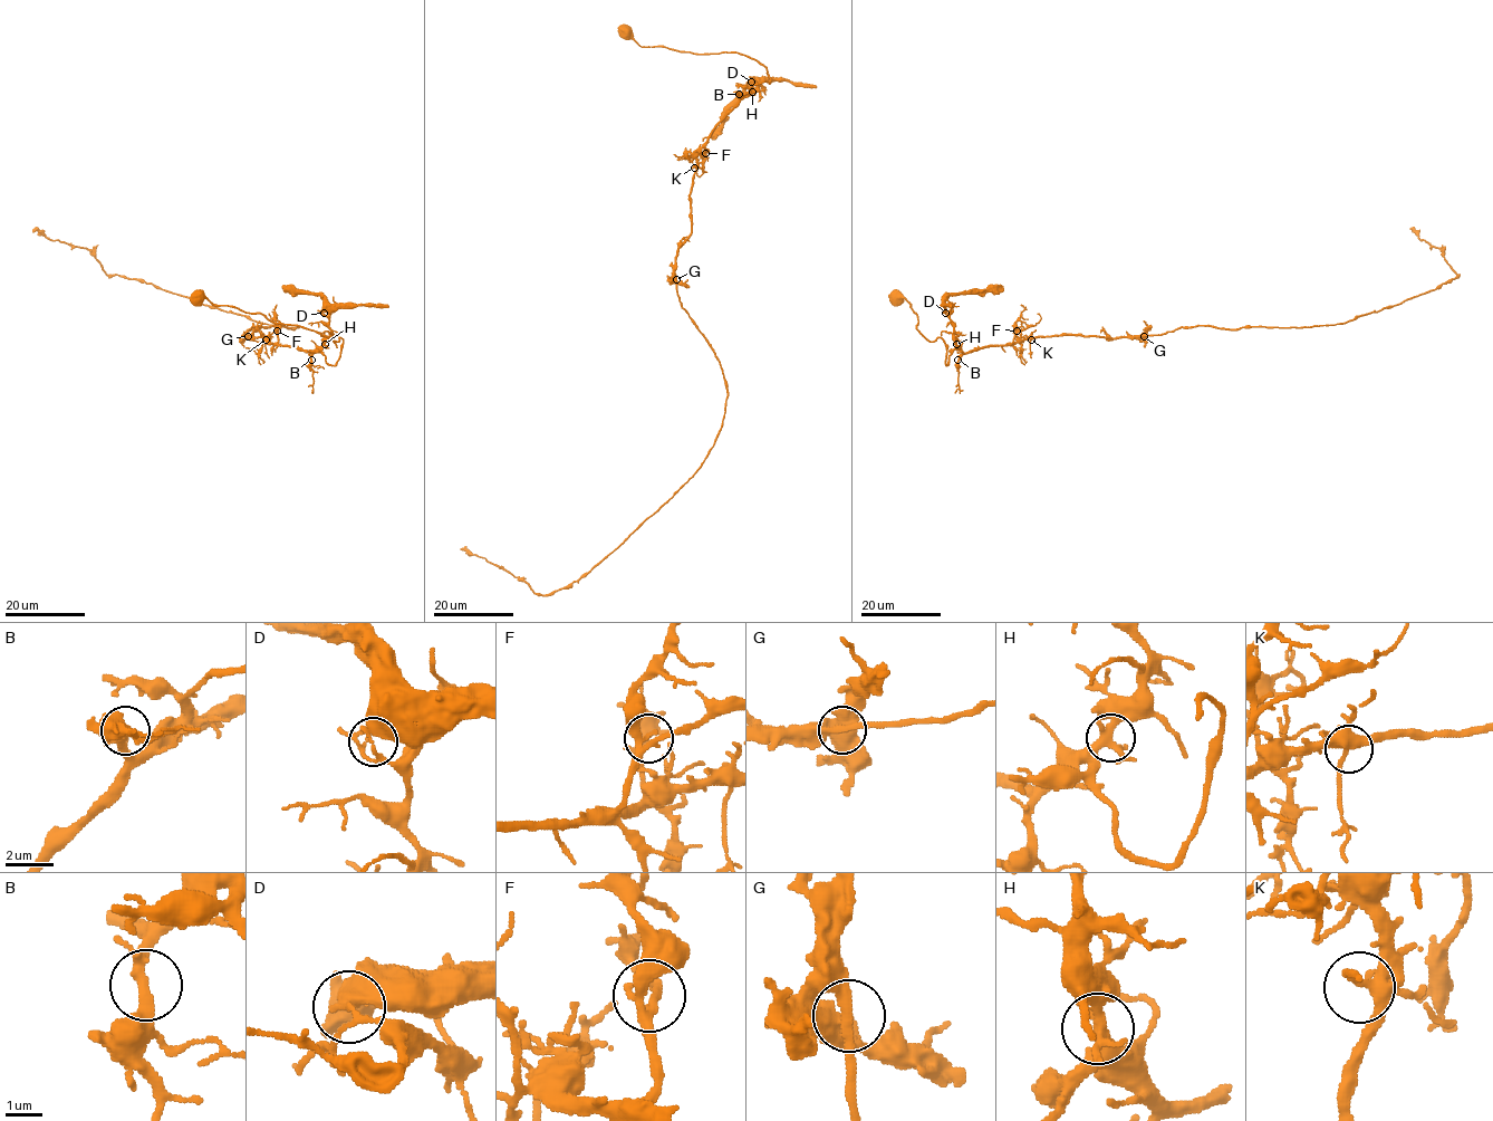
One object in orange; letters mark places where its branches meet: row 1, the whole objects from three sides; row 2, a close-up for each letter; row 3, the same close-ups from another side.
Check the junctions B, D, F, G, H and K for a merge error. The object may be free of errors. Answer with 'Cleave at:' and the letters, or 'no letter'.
Cleave at: D

